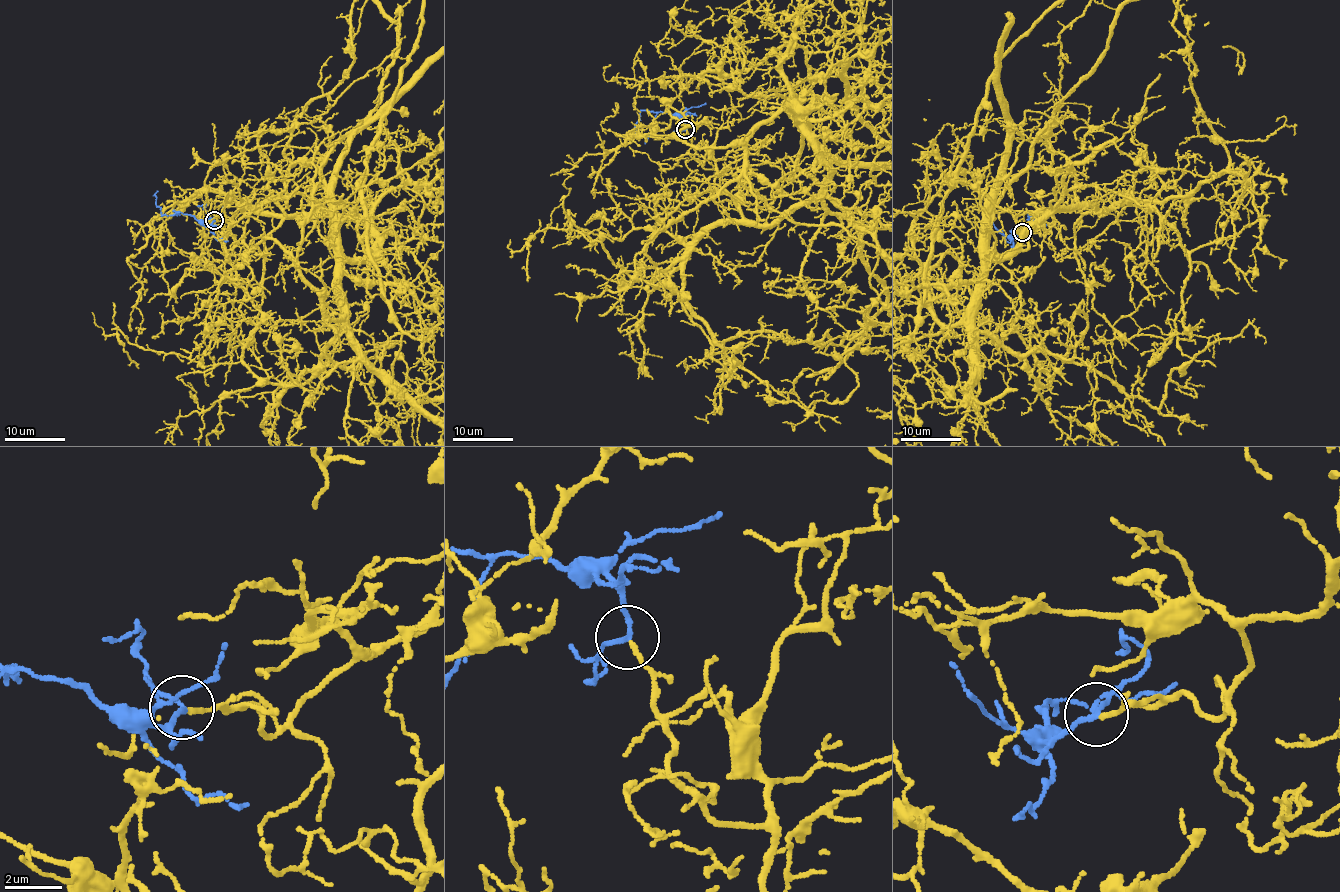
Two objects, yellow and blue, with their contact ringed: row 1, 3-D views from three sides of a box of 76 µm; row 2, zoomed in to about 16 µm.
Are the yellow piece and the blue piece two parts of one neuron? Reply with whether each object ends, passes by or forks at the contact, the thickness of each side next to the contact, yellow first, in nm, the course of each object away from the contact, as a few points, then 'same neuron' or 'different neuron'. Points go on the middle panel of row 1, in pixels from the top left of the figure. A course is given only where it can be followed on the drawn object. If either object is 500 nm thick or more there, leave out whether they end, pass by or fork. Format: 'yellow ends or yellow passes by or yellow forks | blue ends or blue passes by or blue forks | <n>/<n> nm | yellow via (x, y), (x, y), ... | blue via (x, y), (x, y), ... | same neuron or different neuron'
yellow ends | blue passes by | 160/150 nm | same neuron

